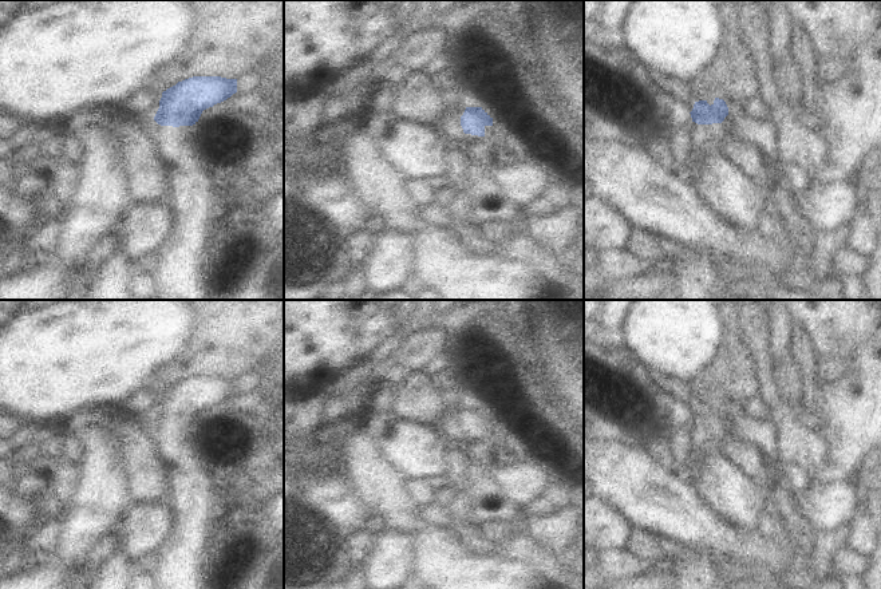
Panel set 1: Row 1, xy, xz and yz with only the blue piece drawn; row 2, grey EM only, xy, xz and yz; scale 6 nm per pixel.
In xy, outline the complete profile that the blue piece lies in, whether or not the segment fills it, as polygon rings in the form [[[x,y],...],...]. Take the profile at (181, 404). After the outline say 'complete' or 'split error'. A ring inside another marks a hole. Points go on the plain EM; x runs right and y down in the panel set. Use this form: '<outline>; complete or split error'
[[[193,376],[178,382],[175,386],[162,392],[159,408],[153,420],[146,427],[147,435],[157,443],[157,448],[165,462],[167,479],[173,491],[171,509],[174,514],[173,530],[157,553],[157,564],[151,569],[155,589],[208,589],[208,576],[210,564],[209,543],[216,534],[216,510],[218,499],[216,497],[216,475],[209,465],[199,455],[197,435],[191,428],[204,410],[221,403],[237,392],[237,379],[221,376]]]; split error

